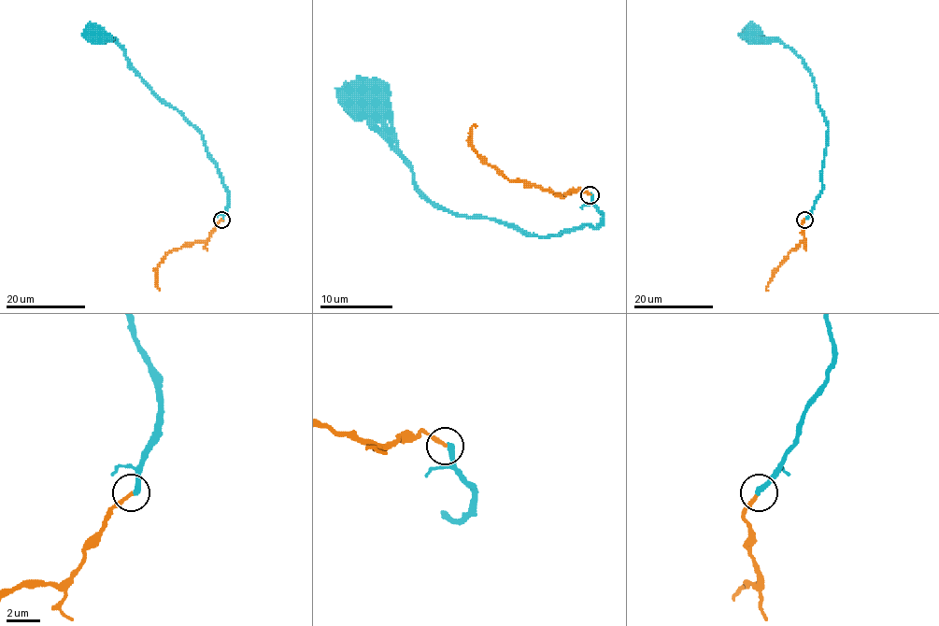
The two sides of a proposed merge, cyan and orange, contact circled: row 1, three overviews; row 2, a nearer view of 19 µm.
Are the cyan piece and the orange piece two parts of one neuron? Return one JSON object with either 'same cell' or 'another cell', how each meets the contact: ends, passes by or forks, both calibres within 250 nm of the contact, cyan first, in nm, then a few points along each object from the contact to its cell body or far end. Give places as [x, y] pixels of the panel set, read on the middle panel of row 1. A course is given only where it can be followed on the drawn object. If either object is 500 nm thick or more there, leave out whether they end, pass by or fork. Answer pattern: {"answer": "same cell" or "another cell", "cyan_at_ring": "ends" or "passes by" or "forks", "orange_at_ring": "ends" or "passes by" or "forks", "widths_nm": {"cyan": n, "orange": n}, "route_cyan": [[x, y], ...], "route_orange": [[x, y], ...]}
{"answer": "another cell", "cyan_at_ring": "ends", "orange_at_ring": "ends", "widths_nm": {"cyan": 320, "orange": 220}, "route_cyan": [[590, 194], [598, 223], [555, 234], [445, 210], [414, 182], [358, 95]], "route_orange": [[590, 194], [578, 189], [561, 194], [508, 180], [472, 146], [472, 128], [476, 128]]}

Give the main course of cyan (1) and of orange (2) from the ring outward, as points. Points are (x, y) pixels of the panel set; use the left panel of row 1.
1: (222, 220), (229, 200), (203, 135), (177, 110), (165, 105), (114, 41), (105, 41), (94, 30)
2: (221, 220), (206, 241), (195, 241), (171, 250), (157, 269), (159, 291)

